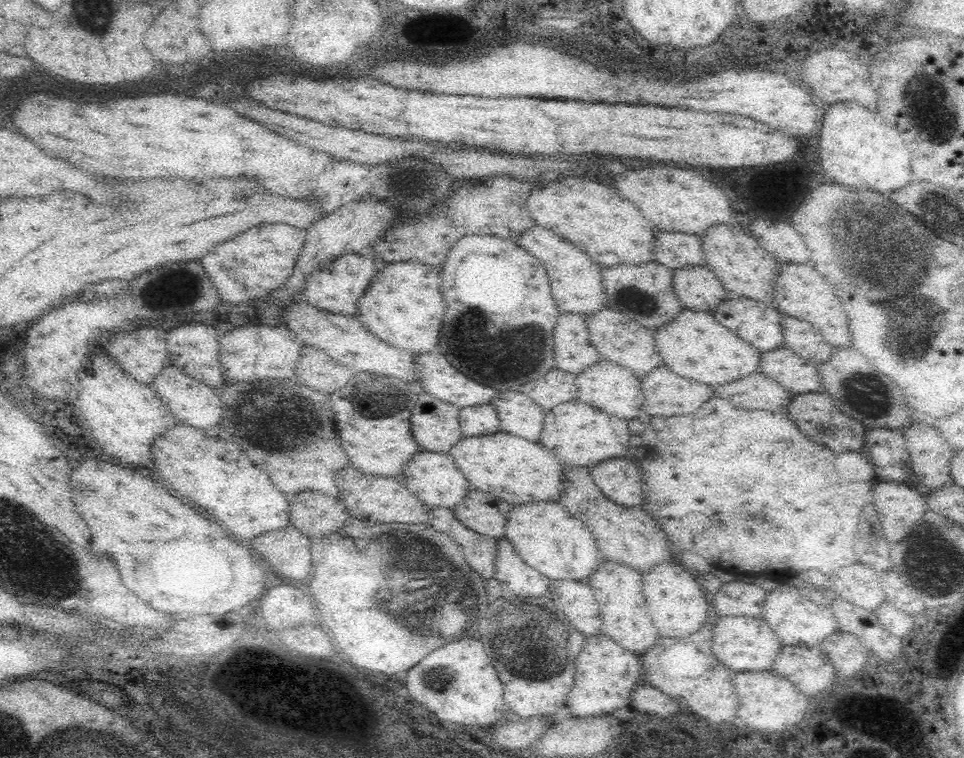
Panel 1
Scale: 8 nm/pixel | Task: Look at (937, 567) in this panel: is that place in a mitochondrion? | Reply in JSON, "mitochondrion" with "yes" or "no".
{"mitochondrion":"yes"}

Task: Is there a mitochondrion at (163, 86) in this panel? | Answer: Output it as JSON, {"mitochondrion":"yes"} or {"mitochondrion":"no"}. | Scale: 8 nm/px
{"mitochondrion":"no"}

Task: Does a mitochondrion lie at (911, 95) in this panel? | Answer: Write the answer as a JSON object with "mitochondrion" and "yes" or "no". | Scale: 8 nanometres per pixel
{"mitochondrion":"yes"}

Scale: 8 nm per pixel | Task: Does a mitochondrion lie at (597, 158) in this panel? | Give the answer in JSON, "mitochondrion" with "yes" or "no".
{"mitochondrion":"no"}

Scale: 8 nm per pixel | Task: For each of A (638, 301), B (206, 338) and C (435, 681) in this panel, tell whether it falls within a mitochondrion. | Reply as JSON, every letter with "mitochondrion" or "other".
{"A":"mitochondrion","B":"other","C":"mitochondrion"}

